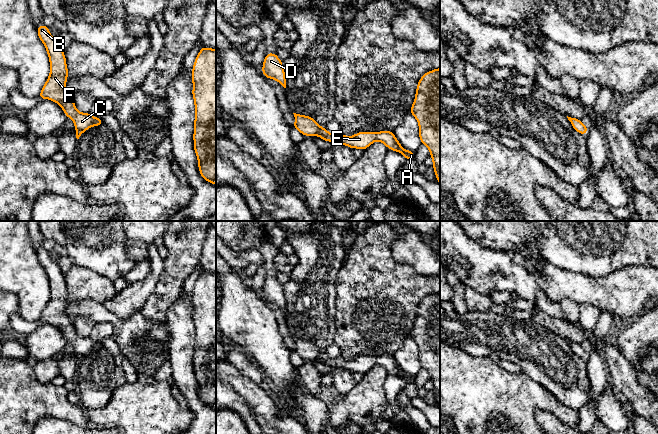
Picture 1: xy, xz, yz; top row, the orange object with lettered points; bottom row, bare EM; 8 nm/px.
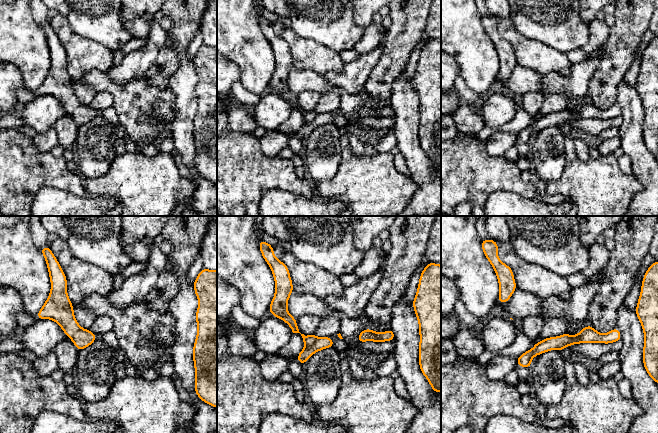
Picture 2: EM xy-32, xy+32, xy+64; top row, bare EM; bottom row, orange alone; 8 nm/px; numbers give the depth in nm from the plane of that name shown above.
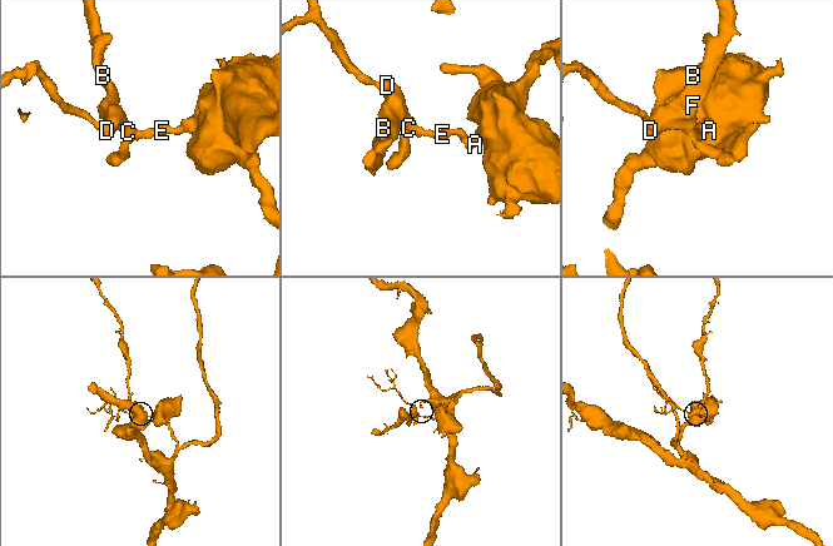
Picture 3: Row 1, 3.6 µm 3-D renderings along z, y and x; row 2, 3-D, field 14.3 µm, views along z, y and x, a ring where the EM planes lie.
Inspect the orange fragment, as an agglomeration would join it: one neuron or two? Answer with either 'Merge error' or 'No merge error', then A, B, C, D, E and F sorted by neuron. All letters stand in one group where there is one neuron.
Merge error. Groups: A E / B C D F

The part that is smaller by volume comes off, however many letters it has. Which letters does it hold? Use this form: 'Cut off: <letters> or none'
Cut off: B, C, D, F

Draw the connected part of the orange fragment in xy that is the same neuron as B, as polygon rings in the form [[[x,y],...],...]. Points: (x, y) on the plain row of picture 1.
[[[43,248],[37,250],[37,257],[48,276],[50,284],[50,299],[38,321],[59,328],[67,342],[73,343],[76,355],[87,355],[92,350],[95,341],[90,337],[80,337],[76,333],[73,320],[69,319],[65,313],[68,292],[60,268],[50,258],[49,251]]]

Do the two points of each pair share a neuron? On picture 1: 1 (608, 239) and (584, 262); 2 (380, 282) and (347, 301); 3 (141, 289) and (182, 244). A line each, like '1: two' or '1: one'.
1: one
2: one
3: two

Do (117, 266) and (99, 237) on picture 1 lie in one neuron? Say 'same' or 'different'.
same

